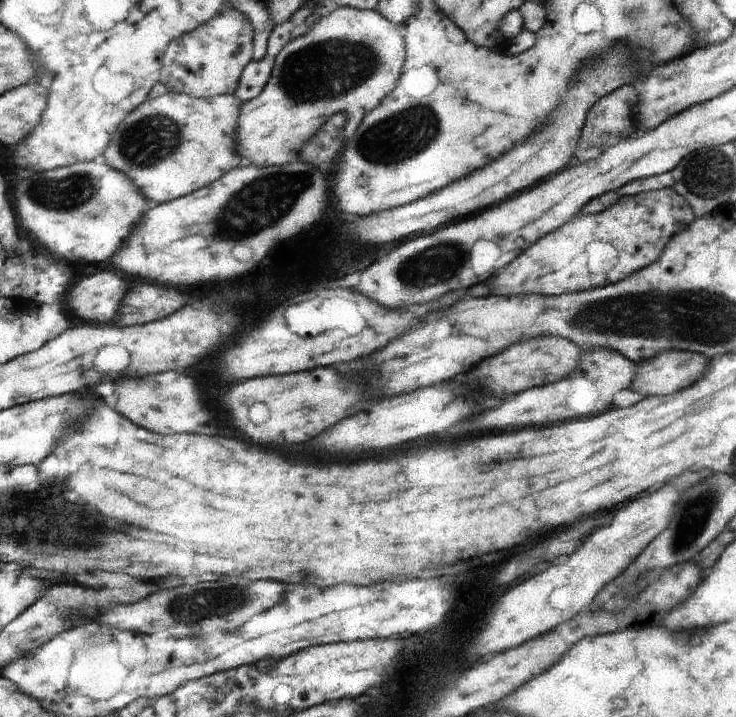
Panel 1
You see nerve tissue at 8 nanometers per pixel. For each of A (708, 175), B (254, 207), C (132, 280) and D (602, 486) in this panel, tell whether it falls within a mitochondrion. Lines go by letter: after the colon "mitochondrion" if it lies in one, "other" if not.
A: mitochondrion
B: mitochondrion
C: other
D: other

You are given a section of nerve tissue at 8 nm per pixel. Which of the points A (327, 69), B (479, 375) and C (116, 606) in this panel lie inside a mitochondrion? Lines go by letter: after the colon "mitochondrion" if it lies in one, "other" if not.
A: mitochondrion
B: other
C: other

